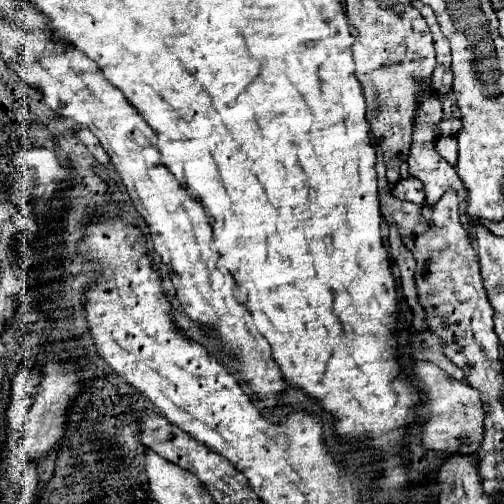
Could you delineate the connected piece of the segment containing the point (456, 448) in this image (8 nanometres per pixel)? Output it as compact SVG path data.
M416 362L414 374L426 390L428 402L428 420L420 424L422 428L422 444L430 450L446 452L446 454L476 454L482 438L484 438L484 408L480 394L476 388L466 382L458 382L450 378L444 370L440 370L432 362Z

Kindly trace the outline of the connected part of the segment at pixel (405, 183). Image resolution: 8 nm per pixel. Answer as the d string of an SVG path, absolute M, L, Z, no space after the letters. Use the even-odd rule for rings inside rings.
M406 178L406 180L400 180L394 188L392 188L392 194L400 200L408 200L408 202L414 202L418 206L426 206L426 196L424 196L424 188L420 184L420 180L416 178Z

